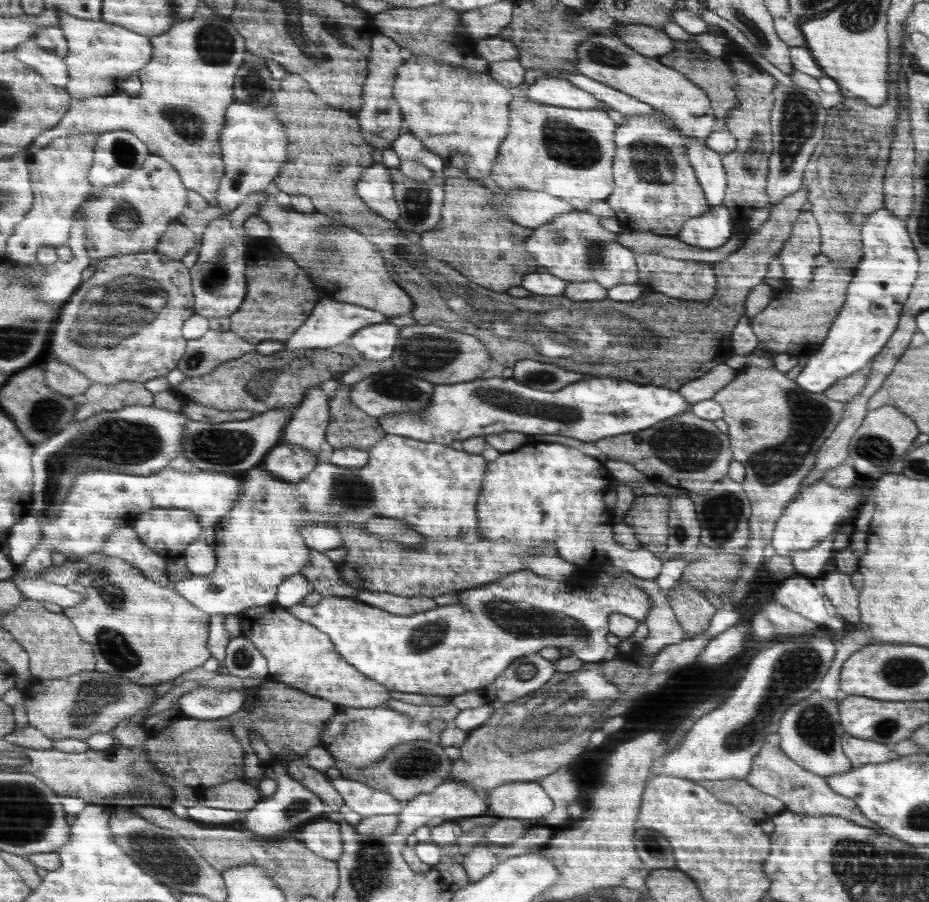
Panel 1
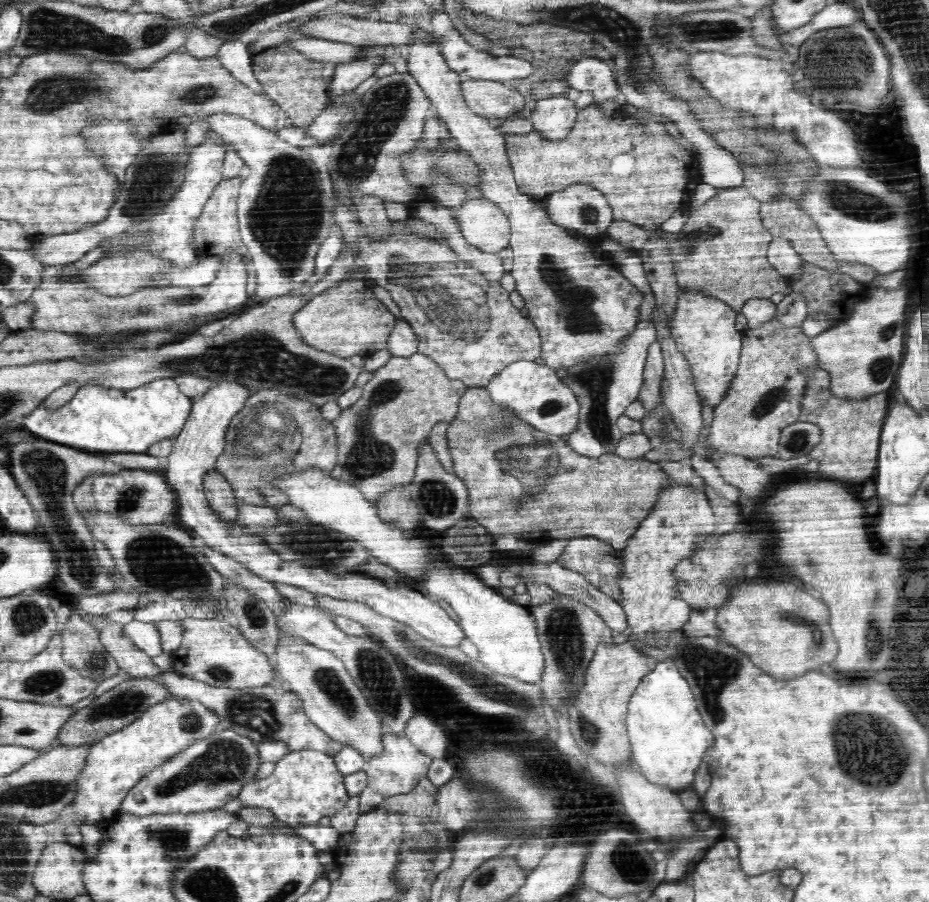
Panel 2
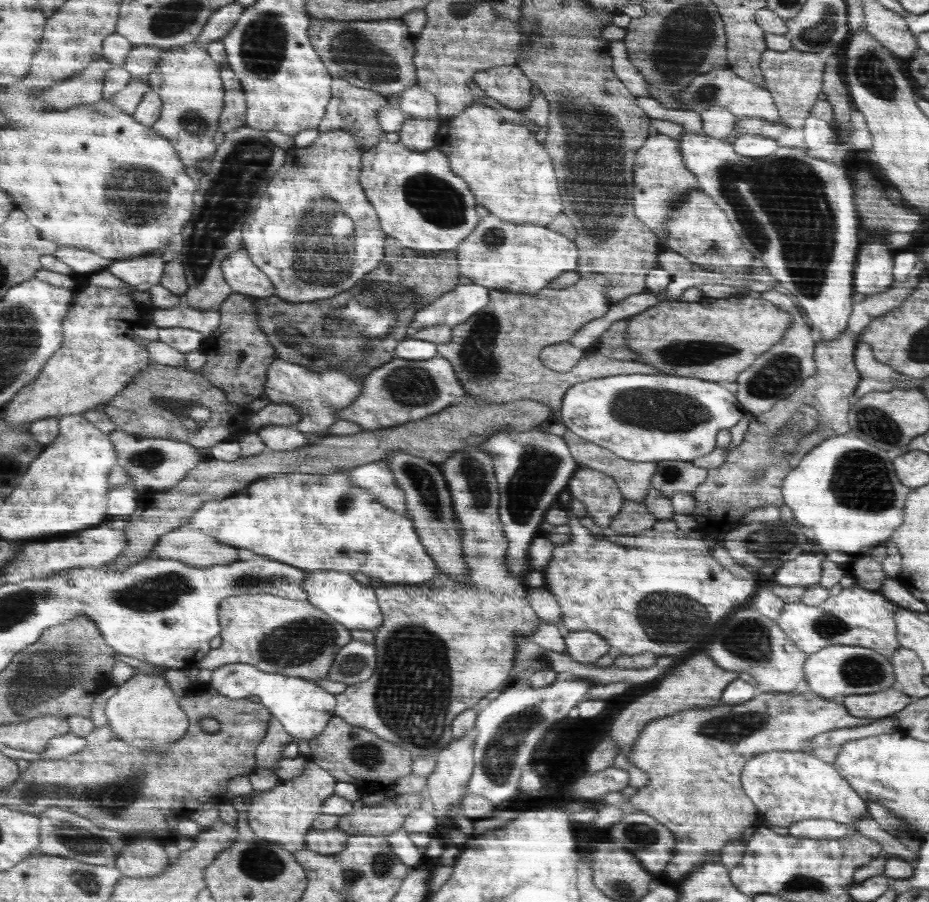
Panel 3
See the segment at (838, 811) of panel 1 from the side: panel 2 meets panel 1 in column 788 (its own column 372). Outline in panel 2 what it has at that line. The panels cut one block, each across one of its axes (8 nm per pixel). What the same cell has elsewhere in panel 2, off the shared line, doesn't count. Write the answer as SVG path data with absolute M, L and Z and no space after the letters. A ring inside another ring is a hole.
M384 733L382 735L382 752L378 756L371 757L365 762L365 773L367 779L364 792L359 795L359 805L361 813L368 813L371 810L378 809L378 805L390 796L410 792L416 788L416 784L426 778L426 772L430 768L432 758L419 751L406 738L405 734L391 735Z

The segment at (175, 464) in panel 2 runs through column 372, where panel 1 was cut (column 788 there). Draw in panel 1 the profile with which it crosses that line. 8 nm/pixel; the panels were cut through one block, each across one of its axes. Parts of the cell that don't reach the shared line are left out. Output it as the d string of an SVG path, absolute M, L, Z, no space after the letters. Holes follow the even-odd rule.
M788 578L774 594L774 600L788 609L814 620L824 627L829 615L825 608L825 596L821 587L806 578Z

